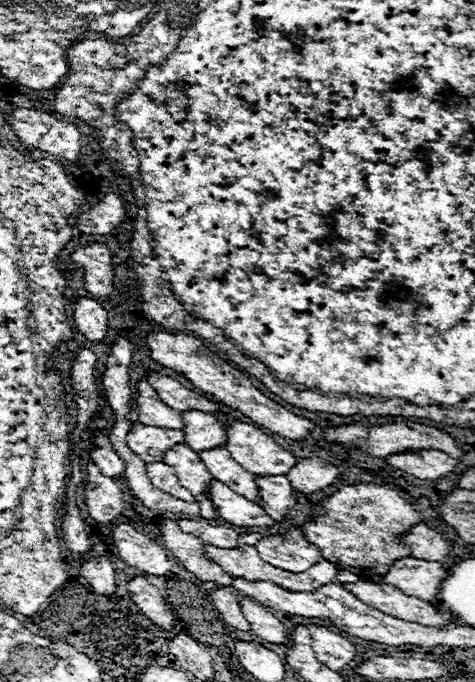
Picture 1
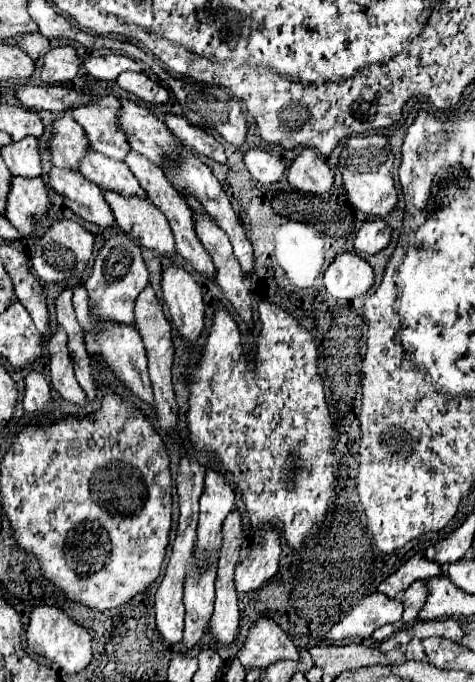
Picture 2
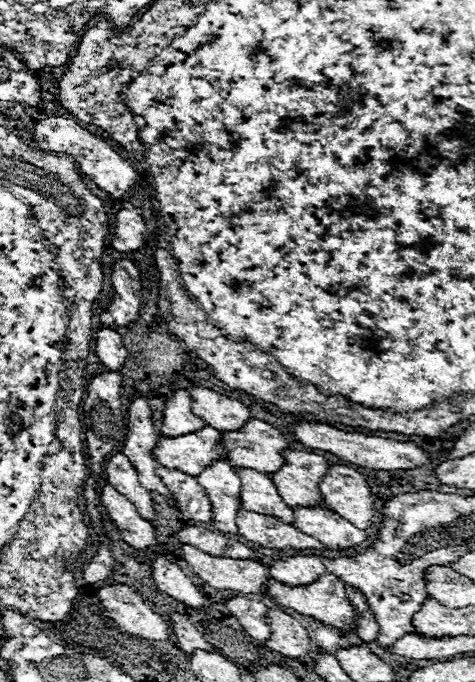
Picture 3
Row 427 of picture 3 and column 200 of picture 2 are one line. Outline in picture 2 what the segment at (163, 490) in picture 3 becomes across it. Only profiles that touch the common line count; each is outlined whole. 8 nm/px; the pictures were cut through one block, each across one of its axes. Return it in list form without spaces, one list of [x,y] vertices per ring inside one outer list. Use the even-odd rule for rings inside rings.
[[[168,114],[164,118],[164,124],[170,128],[170,132],[190,150],[202,154],[202,156],[208,156],[220,164],[226,162],[226,154],[224,154],[224,148],[222,144],[212,136],[208,134],[206,130],[198,128],[198,126],[192,126],[190,122],[186,122],[182,116],[174,116],[174,114]]]

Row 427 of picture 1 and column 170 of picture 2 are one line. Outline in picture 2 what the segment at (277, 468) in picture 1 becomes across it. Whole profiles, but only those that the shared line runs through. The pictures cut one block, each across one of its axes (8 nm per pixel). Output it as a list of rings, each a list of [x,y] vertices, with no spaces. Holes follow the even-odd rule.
[[[102,190],[118,226],[140,240],[142,246],[156,254],[172,256],[174,240],[166,216],[146,198],[122,196],[114,190]]]

